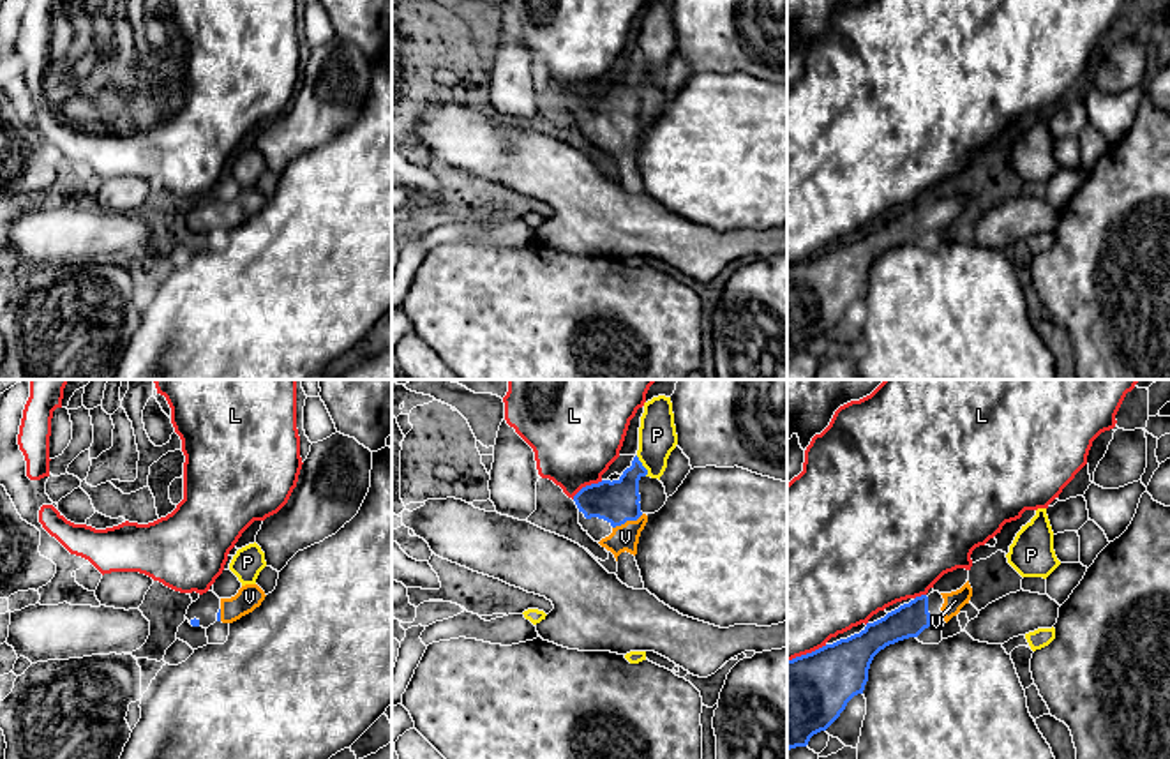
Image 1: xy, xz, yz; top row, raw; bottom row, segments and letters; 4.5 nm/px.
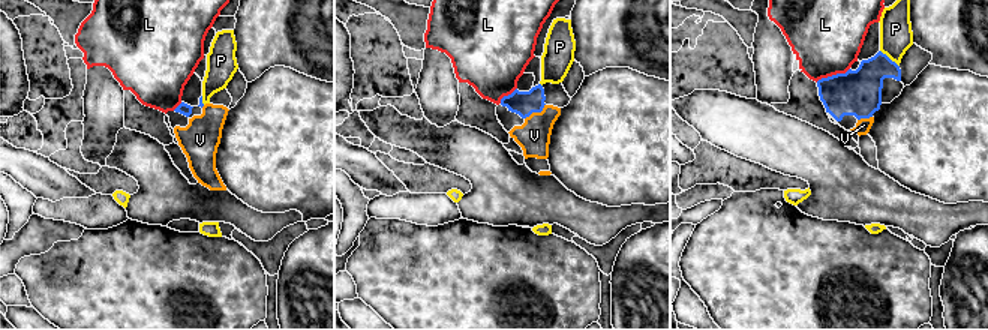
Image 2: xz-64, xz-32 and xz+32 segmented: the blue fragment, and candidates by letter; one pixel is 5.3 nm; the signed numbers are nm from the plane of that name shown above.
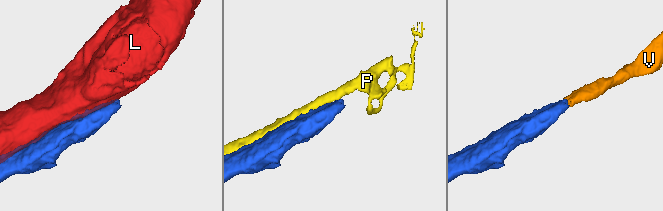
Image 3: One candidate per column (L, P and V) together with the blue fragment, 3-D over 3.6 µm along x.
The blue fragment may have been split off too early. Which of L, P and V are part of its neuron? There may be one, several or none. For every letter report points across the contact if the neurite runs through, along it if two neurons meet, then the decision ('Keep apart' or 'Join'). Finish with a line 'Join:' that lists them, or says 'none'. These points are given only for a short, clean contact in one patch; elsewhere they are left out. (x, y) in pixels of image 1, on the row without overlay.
L: Keep apart
P: Keep apart
V: Path across: xz (616, 106), (627, 124), (625, 142). Join
Join: V

